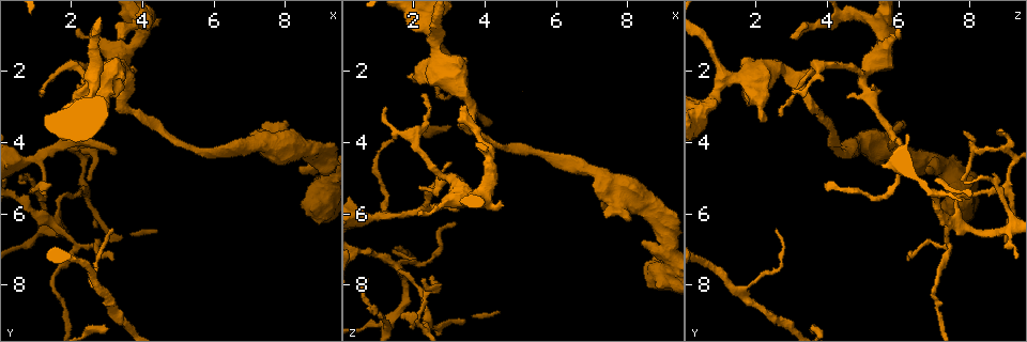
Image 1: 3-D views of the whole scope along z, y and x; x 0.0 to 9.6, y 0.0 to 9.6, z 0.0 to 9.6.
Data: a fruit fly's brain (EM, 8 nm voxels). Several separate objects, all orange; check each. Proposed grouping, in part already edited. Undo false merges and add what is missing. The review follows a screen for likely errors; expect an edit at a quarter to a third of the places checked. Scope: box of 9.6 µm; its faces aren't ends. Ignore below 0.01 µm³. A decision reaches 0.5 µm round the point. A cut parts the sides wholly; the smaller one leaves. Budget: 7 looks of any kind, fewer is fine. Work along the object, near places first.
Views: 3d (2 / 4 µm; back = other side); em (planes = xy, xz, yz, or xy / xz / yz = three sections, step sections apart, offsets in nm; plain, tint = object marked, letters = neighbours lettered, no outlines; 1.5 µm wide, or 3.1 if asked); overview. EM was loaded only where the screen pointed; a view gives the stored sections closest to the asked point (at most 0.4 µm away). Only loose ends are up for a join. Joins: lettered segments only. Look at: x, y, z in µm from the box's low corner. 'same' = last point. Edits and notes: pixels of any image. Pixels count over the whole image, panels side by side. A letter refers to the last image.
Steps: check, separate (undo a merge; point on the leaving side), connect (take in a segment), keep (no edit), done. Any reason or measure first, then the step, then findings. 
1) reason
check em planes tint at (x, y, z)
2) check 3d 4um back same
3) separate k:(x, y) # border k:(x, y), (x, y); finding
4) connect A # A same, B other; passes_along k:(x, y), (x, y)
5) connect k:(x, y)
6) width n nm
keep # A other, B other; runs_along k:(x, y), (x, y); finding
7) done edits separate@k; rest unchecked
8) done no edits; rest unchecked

branch point
check 3d 4um at (2.20, 6.85, 7.40)

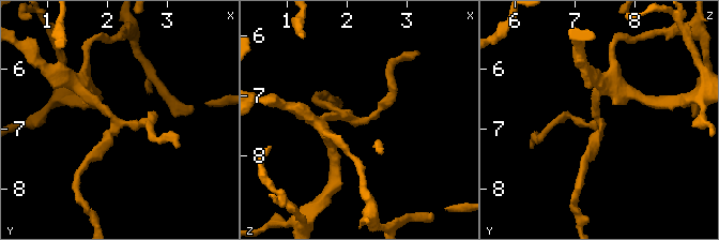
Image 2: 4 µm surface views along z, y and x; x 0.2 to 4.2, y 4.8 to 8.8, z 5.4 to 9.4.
arms 3
check em xy step 8 tint at (2.10, 6.90, 7.40)

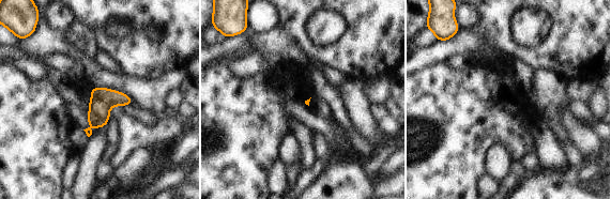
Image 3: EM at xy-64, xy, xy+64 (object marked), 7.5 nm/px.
check em yz step 4 letters same

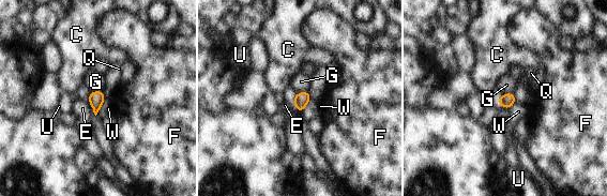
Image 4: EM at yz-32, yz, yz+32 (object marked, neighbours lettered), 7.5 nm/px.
width 110 nm
keep # C other, E other, F other, G other, Q other, U other, W other; border 4:(88, 100), (95, 116); one neuron here

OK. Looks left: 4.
abrupt turn
check 3d 2um back at (2.05, 4.15, 9.00)

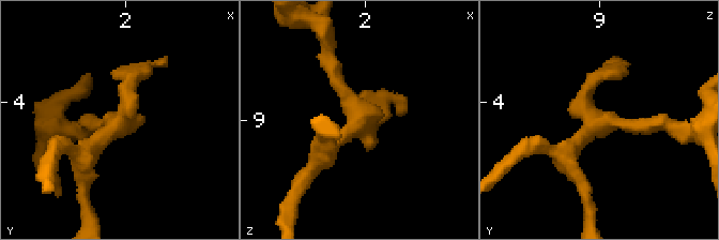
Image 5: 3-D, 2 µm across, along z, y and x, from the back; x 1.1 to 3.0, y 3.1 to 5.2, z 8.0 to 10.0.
check em planes letters at (2.10, 4.20, 9.06)

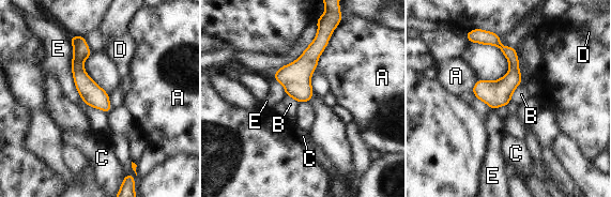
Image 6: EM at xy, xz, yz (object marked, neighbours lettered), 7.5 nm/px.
width 170 nm
keep # A other, B other, C other, D other, E other; runs_along 6:(73, 39), (80, 78), (107, 108); continuous, no second neuron

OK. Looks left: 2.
tapers out
check 3d 4um back at (0.70, 5.10, 7.90)

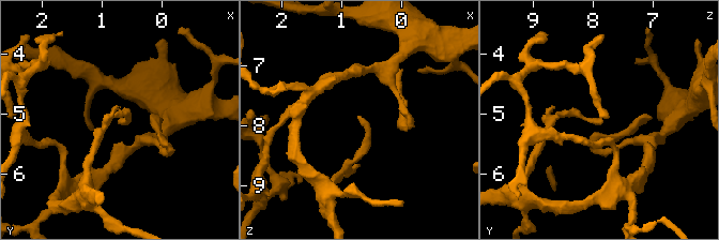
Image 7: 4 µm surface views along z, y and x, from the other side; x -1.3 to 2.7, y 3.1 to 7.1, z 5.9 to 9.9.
check em planes letters at (0.75, 5.10, 7.85)

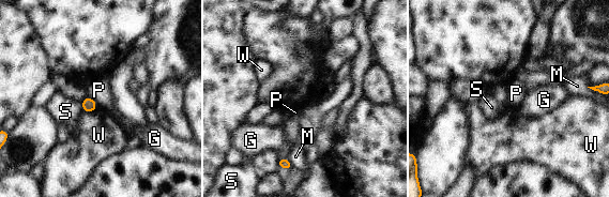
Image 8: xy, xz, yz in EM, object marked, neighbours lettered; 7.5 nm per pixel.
longest_contact P 120 nm
keep # G other, M other, P other, S other, W other; none of them fits

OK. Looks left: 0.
done no edits; rest unchecked

